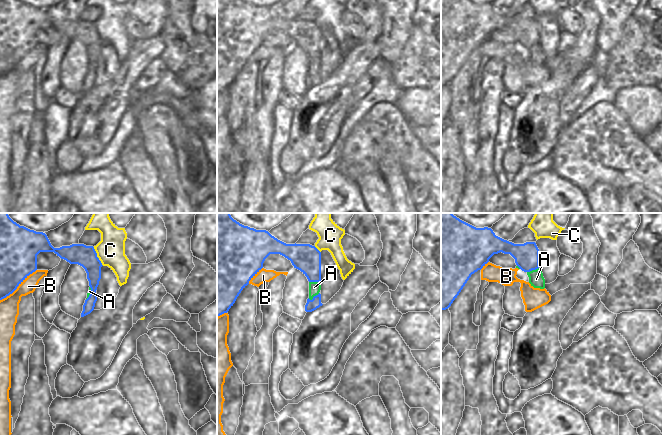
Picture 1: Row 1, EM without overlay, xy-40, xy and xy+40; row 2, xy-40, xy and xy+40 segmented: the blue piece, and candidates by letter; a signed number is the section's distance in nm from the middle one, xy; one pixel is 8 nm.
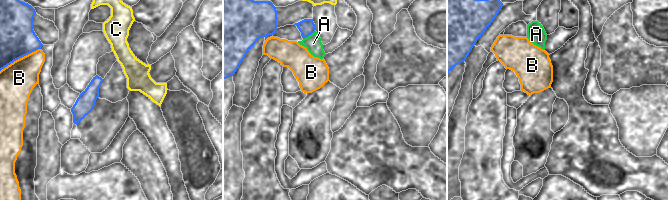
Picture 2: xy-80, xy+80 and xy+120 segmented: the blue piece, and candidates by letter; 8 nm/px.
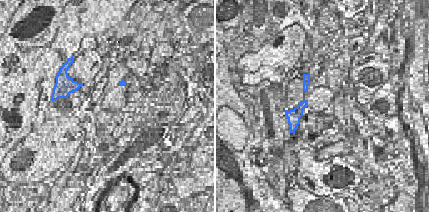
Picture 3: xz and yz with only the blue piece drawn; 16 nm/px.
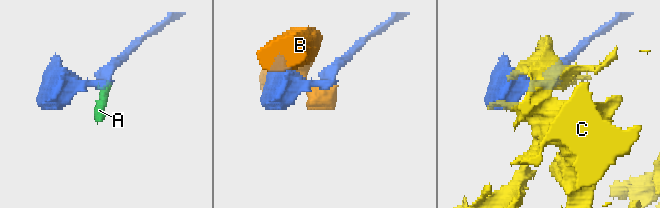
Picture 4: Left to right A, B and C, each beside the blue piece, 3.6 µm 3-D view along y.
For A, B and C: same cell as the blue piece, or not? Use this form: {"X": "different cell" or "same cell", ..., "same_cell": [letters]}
{"A": "same cell", "B": "different cell", "C": "different cell", "same_cell": ["A"]}

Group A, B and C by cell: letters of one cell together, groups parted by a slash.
A / B / C

